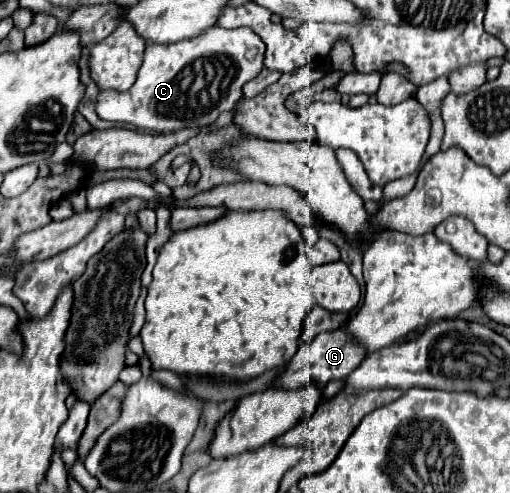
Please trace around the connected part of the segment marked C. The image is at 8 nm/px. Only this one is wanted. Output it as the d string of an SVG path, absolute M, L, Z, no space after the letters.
M219 26L207 28L199 36L175 42L175 44L147 44L143 64L137 72L137 82L127 92L101 90L97 96L95 112L107 122L127 122L141 130L153 130L159 134L177 132L183 128L205 128L217 120L221 112L233 110L243 98L243 86L263 70L265 44L251 28L225 30Z

